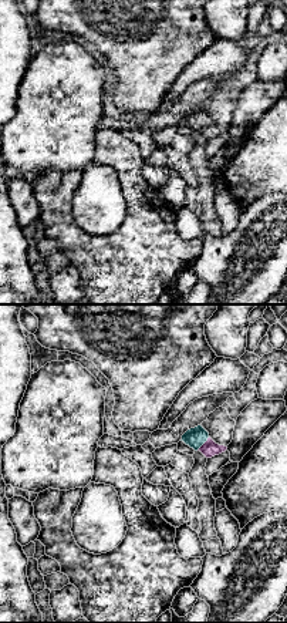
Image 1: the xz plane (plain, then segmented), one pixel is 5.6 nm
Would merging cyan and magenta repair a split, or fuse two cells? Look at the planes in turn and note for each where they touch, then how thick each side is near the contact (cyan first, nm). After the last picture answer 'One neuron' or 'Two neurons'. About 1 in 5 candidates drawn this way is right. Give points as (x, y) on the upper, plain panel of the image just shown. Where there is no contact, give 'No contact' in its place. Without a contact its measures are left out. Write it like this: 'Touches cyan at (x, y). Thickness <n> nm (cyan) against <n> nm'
Touches cyan at (202, 125). Thickness 110 nm (cyan) against 90 nm

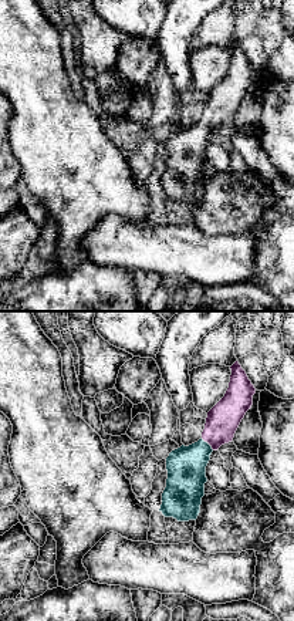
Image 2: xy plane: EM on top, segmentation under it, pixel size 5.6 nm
Touches cyan at (208, 125). Thickness 220 nm (cyan) against 190 nm

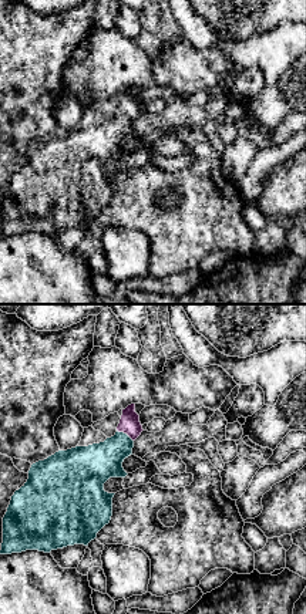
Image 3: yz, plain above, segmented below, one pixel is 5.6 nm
Touches cyan at (125, 115). Thickness 220 nm (cyan) against 120 nm

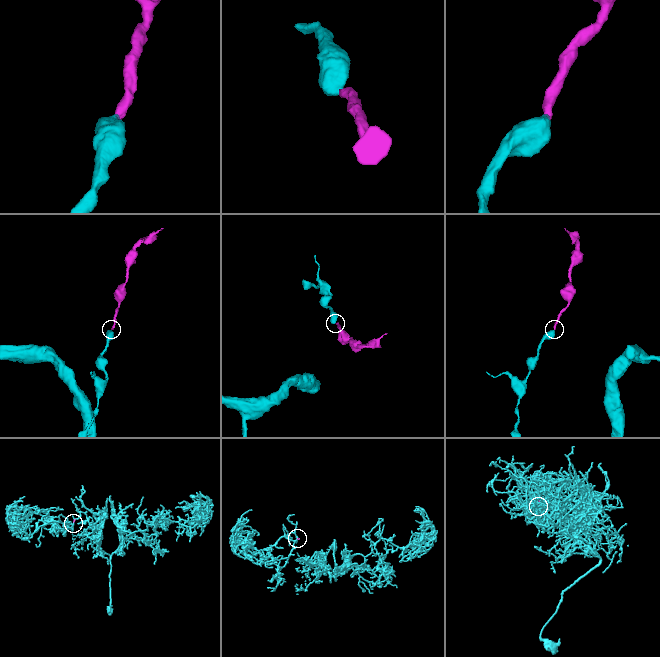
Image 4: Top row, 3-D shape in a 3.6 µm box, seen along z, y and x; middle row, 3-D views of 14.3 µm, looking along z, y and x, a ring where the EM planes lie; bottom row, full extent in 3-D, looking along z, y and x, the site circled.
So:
One neuron

